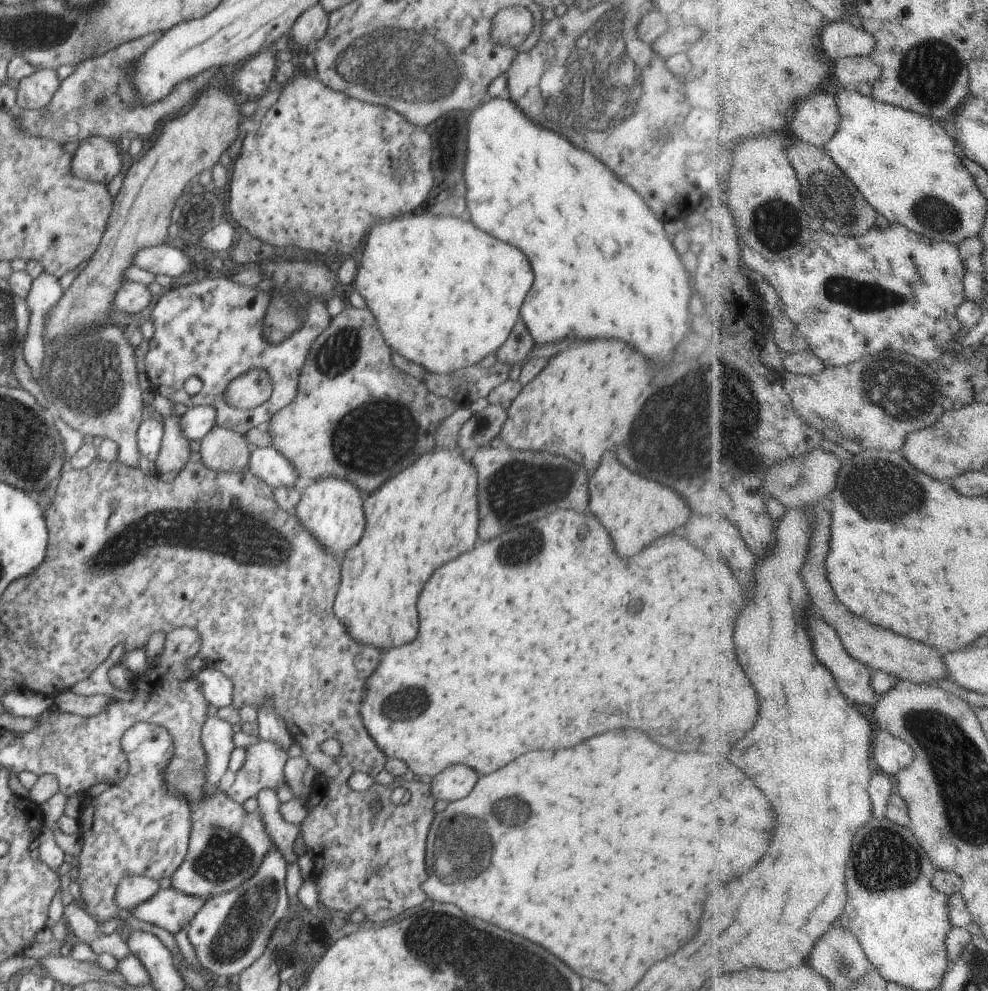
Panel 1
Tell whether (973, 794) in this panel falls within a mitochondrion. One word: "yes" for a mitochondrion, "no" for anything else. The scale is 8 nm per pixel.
yes

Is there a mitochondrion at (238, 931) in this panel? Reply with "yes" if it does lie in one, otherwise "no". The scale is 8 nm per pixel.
yes

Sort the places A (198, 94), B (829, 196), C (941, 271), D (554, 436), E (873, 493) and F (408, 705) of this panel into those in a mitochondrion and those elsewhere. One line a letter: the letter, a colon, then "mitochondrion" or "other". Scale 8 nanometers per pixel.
A: other
B: mitochondrion
C: other
D: other
E: mitochondrion
F: mitochondrion

